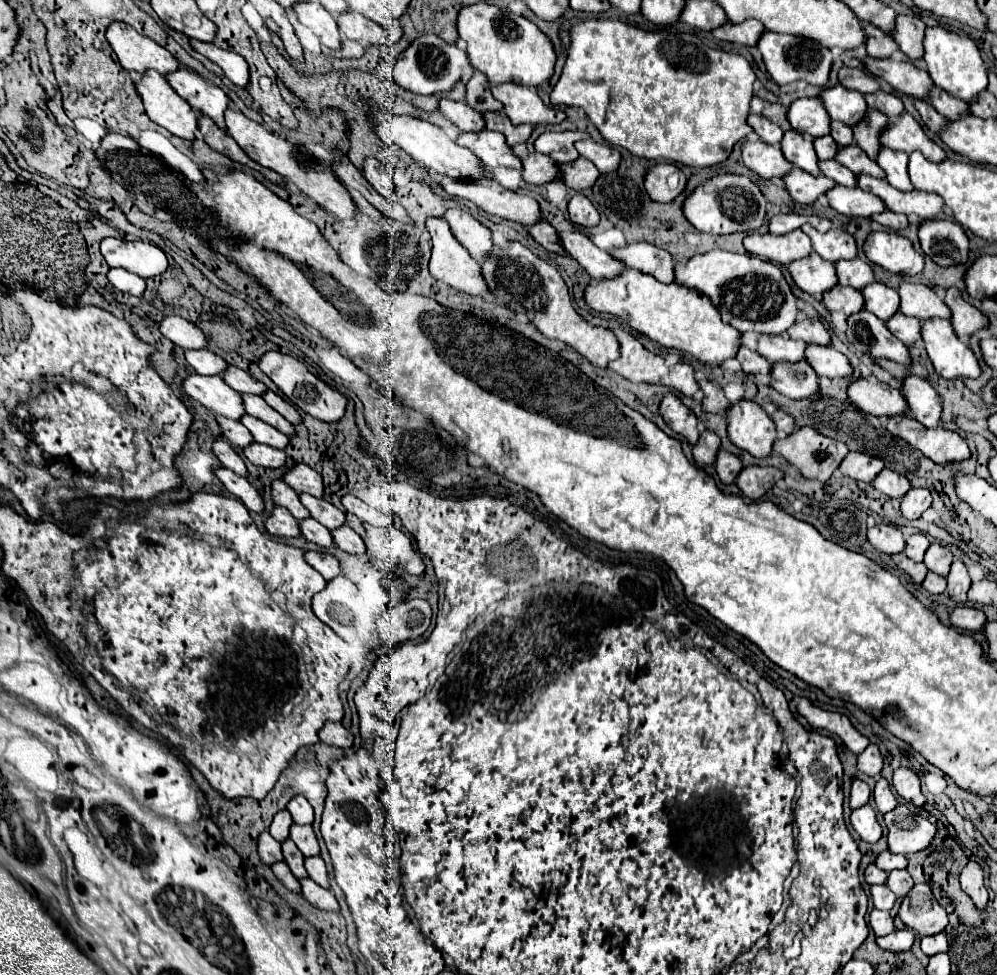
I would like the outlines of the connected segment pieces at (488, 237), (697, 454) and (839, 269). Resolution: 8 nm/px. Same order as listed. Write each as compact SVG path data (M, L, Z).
M454 207L446 211L444 219L450 223L450 229L456 239L468 249L468 253L478 263L482 263L494 251L496 245L492 241L492 231L484 227L478 219L474 219L470 213Z
M702 431L698 443L694 445L692 453L694 453L694 461L700 465L700 467L706 467L706 465L714 465L714 459L718 455L718 449L720 449L720 437L712 431Z
M840 259L834 265L836 265L836 275L838 275L840 285L850 285L854 289L862 289L874 281L872 267L862 259L850 259L850 261Z

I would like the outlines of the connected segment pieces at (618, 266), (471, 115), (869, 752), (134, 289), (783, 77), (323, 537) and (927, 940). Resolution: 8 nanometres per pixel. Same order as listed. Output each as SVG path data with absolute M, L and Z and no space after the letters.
M564 231L564 233L558 233L558 239L560 239L560 245L566 249L566 253L570 253L570 257L574 257L588 271L592 279L612 279L624 267L622 261L598 249L584 233Z
M440 97L438 109L442 111L444 117L448 117L460 131L482 131L484 129L484 119L478 111L474 111L470 105L464 101L452 101L446 97Z
M870 743L860 755L858 755L858 769L870 777L880 777L882 771L882 755L874 743Z
M110 269L108 279L118 291L128 293L128 295L140 297L144 293L144 289L146 289L146 281L140 275L134 275L134 273L126 271L126 269Z
M764 31L758 39L758 49L762 53L762 59L764 59L764 65L770 73L770 77L778 85L788 85L796 79L806 79L810 85L824 87L828 81L832 53L828 47L824 47L812 39L804 39L802 35L780 35L780 33Z
M312 517L300 521L300 531L302 531L302 535L304 535L308 541L312 541L312 543L316 543L316 545L320 545L320 547L334 547L332 531L326 529L324 525L320 525L320 523L318 523L316 519L312 519Z
M936 933L936 935L930 935L930 937L922 937L920 947L926 955L936 955L936 953L948 951L948 937L946 937L946 933Z

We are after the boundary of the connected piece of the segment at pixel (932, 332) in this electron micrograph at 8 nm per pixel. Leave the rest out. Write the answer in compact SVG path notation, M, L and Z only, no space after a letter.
M948 319L922 321L922 339L926 353L938 375L946 379L954 377L980 377L980 367L974 353L954 335Z

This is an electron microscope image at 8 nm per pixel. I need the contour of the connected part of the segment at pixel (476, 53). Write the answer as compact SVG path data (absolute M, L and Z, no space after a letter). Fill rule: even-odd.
M474 3L462 7L456 27L460 39L468 43L470 63L494 85L510 81L526 87L536 87L554 73L556 53L550 39L522 15L502 11L496 5Z

